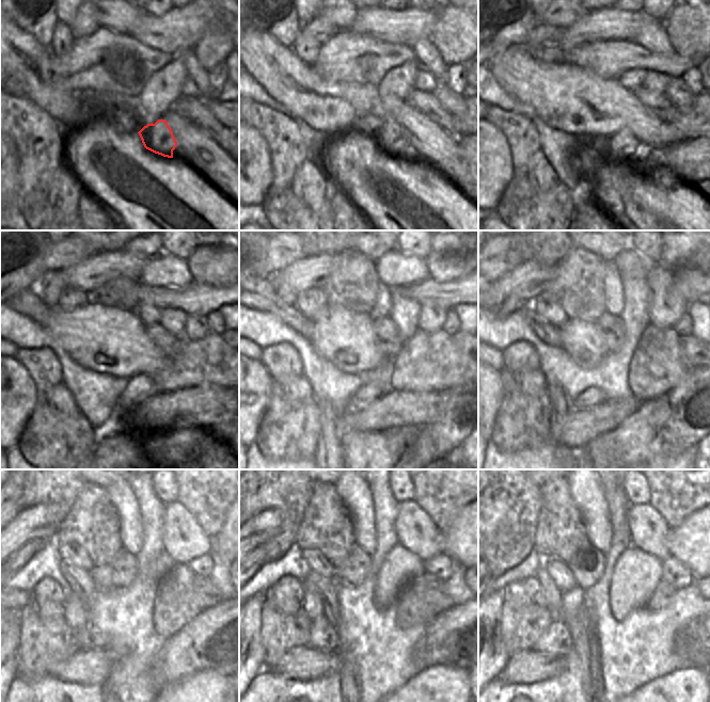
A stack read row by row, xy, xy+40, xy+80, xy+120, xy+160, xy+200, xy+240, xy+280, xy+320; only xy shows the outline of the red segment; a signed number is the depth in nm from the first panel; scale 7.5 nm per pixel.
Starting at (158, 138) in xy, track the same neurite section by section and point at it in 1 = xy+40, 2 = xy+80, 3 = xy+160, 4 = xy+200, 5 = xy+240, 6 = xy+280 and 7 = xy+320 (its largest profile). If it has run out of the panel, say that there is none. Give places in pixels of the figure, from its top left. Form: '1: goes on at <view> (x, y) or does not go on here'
1: goes on at xy+40 (392, 139)
2: goes on at xy+80 (625, 144)
3: goes on at xy+160 (367, 394)
4: goes on at xy+200 (590, 397)
5: goes on at xy+240 (98, 640)
6: goes on at xy+280 (322, 636)
7: goes on at xy+320 (556, 640)

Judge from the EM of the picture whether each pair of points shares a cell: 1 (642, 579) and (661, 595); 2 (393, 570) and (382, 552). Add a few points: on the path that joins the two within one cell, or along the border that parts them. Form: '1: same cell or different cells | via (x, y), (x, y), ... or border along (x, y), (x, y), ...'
1: different cells | border along (661, 579), (642, 607)
2: different cells | border along (397, 544), (384, 558), (376, 579)

